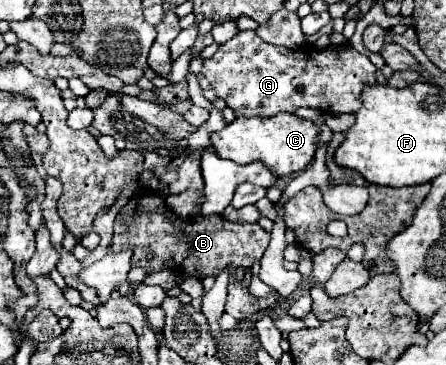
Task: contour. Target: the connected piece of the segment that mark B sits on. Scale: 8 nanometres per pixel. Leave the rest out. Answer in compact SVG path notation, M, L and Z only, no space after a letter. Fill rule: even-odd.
M138 188L138 192L128 200L128 204L122 206L120 212L116 214L112 251L134 250L132 266L142 268L146 274L154 274L168 268L202 280L206 276L216 278L222 270L228 270L230 282L228 282L226 312L234 316L238 322L242 322L254 314L274 308L280 300L278 292L256 298L248 292L248 286L242 280L236 280L236 270L238 268L250 270L262 258L268 242L270 234L262 230L258 224L234 224L222 218L220 214L200 218L180 218L166 208L158 192Z

